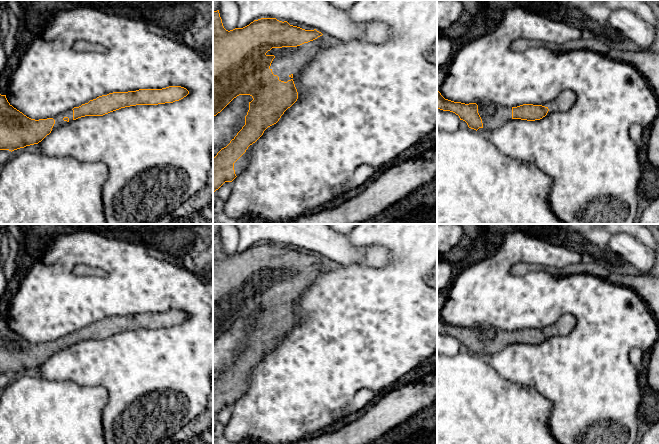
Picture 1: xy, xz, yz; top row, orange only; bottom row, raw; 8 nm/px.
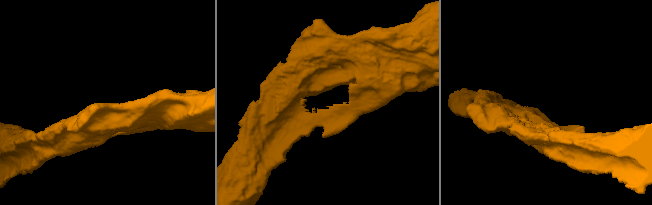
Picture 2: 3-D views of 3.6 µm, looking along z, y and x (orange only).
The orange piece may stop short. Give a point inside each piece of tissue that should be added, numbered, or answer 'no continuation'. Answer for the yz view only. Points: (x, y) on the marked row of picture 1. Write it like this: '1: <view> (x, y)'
1: yz (493, 116)

